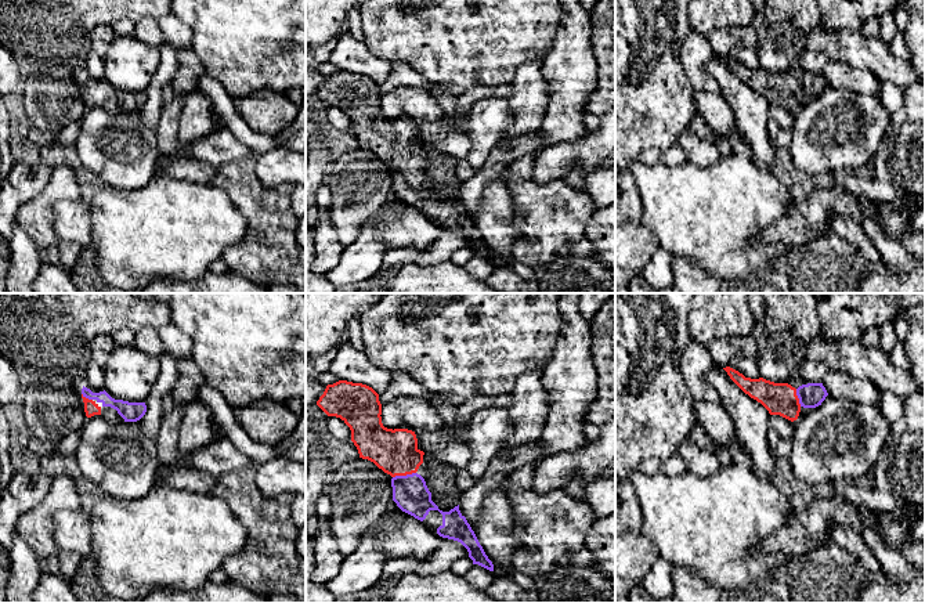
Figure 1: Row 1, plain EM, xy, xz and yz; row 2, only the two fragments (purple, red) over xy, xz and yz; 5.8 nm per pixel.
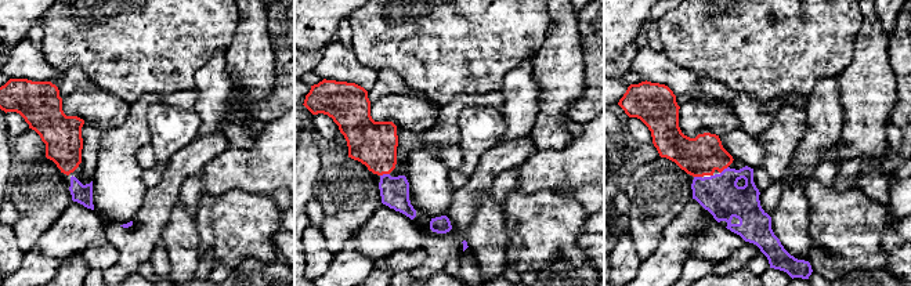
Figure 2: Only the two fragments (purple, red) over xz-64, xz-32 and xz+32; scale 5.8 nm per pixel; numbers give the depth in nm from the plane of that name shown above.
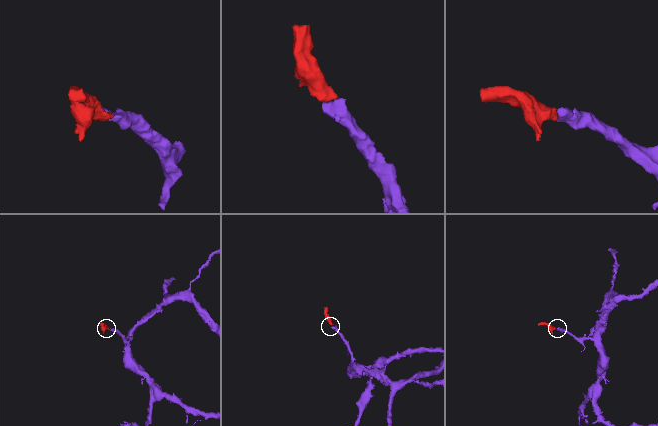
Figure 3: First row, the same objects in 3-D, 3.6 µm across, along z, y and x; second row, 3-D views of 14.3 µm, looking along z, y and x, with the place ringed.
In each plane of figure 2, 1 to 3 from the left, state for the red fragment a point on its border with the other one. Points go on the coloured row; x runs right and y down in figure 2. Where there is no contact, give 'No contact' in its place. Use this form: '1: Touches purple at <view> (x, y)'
1: No contact
2: Touches purple at xz-32 (384, 174)
3: Touches purple at xz+32 (723, 170)

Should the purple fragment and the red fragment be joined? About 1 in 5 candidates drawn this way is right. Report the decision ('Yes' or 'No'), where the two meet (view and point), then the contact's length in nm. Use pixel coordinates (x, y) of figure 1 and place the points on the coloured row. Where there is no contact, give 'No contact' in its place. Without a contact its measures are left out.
Yes. Touches purple at xz (404, 476). Shared border 140 nm

